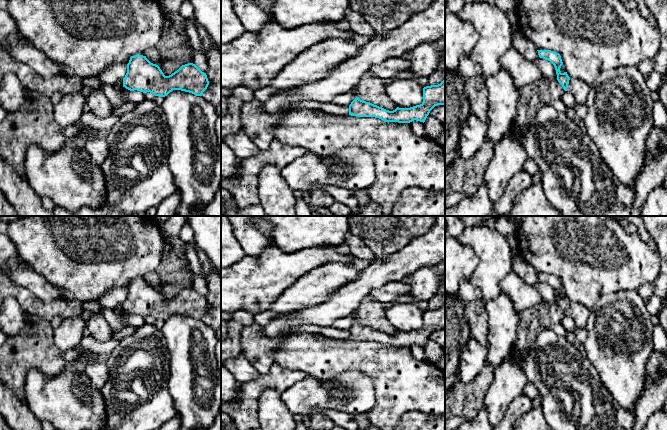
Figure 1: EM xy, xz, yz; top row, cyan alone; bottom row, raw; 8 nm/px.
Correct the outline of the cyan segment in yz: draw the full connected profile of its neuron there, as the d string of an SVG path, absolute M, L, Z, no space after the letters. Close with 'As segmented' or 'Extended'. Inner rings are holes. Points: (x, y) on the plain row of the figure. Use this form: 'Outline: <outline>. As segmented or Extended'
Outline: M551 274L537 275L540 282L550 285L554 289L558 306L562 309L565 315L569 315L574 320L576 328L585 329L591 310L582 304L570 302L567 296L562 297L560 295L563 286L559 277Z. Extended

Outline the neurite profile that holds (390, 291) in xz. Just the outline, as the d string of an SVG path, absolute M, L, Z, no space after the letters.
M390 281L380 288L370 290L369 295L373 300L384 304L408 294L410 289L410 286L402 281Z

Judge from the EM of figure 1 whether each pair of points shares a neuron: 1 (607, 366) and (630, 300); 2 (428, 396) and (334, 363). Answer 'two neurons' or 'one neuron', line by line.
1: one neuron
2: one neuron

